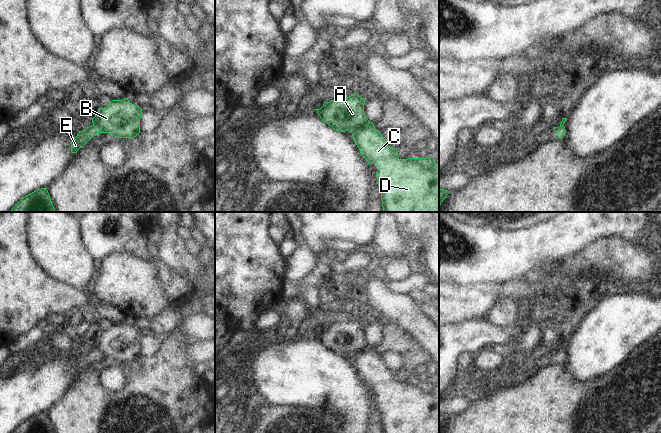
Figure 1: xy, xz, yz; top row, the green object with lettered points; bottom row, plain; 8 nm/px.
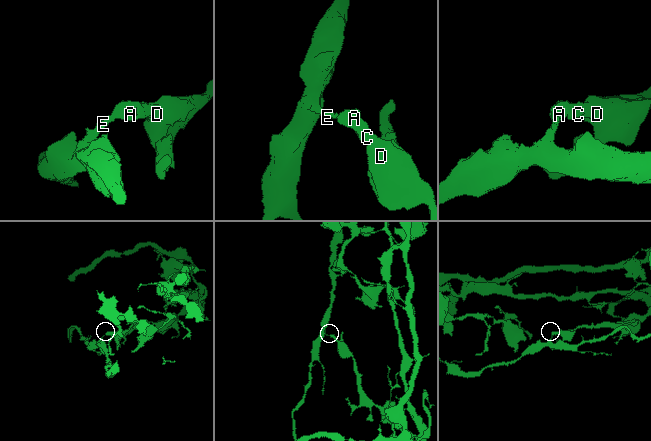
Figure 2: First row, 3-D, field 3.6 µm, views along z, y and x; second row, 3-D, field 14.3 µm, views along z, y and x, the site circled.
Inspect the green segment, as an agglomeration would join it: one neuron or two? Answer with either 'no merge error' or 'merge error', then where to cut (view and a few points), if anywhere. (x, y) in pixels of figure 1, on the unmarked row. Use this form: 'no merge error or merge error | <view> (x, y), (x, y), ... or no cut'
merge error | xy (92, 349), (98, 356)

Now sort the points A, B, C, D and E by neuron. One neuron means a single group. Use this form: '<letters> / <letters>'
A B C D / E

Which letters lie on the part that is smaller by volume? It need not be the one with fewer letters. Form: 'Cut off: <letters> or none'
Cut off: E

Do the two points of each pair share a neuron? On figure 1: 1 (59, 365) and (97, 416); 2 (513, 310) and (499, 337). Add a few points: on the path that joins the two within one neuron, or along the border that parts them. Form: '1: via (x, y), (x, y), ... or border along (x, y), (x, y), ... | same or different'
1: border along (75, 377), (57, 400) | different
2: border along (486, 318), (494, 325), (509, 329) | different

